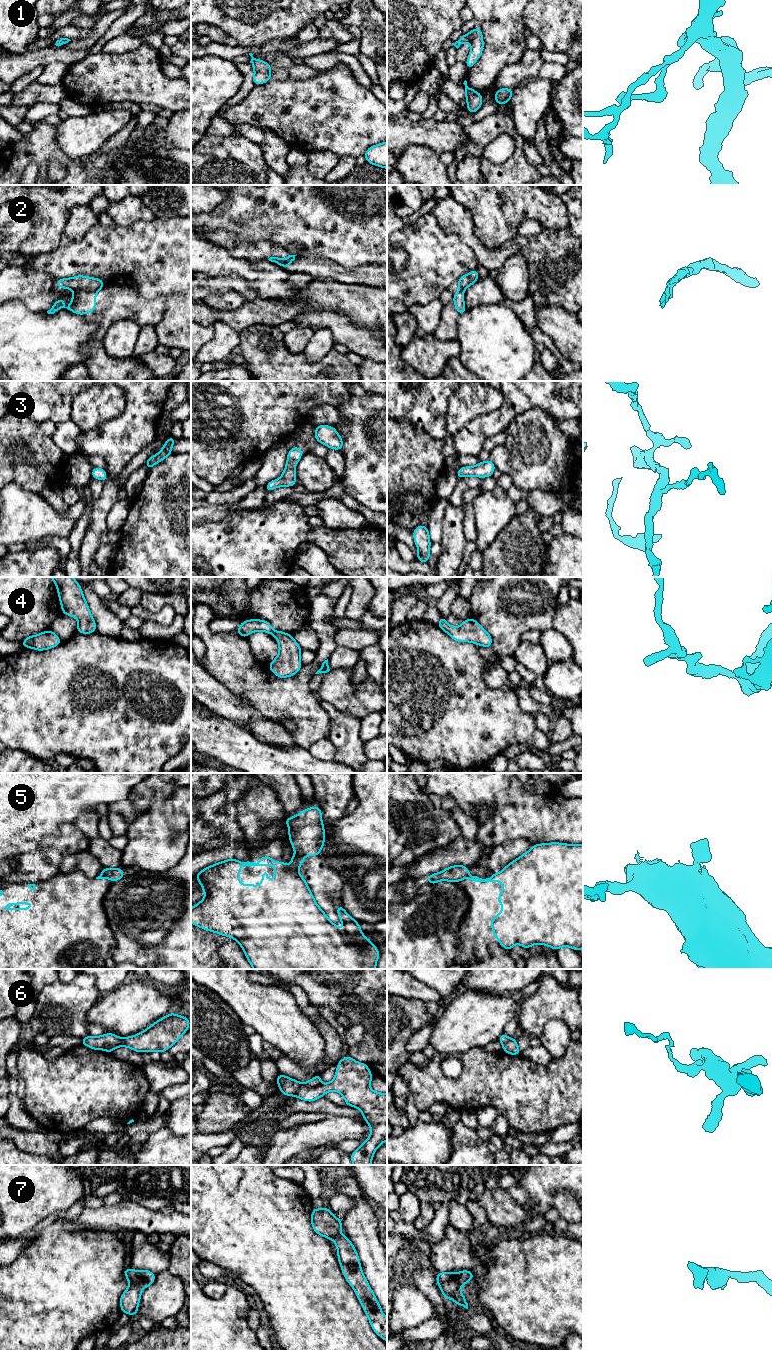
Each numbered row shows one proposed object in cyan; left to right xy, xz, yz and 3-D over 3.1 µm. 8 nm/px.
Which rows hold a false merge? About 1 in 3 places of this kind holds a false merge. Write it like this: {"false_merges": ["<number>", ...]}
{"false_merges": ["2", "5", "6"]}

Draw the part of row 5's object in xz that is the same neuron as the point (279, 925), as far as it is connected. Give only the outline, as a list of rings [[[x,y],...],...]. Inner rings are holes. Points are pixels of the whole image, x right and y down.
[[[292,853],[292,860],[290,862],[291,866],[288,868],[285,862],[274,861],[269,856],[262,856],[257,863],[254,862],[240,862],[233,857],[228,860],[210,865],[205,869],[199,871],[194,877],[199,881],[201,887],[203,888],[205,897],[203,900],[198,902],[194,907],[191,908],[191,923],[198,926],[206,931],[215,932],[222,936],[227,936],[233,938],[239,943],[242,950],[245,953],[246,959],[249,961],[253,969],[376,969],[376,963],[379,959],[380,952],[378,948],[370,941],[369,938],[362,934],[362,929],[359,926],[359,922],[354,920],[343,908],[343,906],[338,905],[336,907],[337,914],[340,918],[340,922],[345,925],[344,930],[340,930],[339,927],[333,924],[324,911],[316,903],[313,894],[306,880],[300,875],[299,867],[304,863],[304,855]],[[275,865],[274,879],[275,881],[271,883],[269,881],[269,876],[265,872],[262,875],[261,884],[259,886],[253,884],[240,884],[240,868],[242,866],[272,866]]]

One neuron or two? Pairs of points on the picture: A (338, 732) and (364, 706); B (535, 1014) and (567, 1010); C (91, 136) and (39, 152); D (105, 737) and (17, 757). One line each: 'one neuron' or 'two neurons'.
A: two neurons
B: one neuron
C: two neurons
D: two neurons

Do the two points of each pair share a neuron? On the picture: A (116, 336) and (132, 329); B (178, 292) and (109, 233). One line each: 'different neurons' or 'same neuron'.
A: same neuron
B: same neuron

